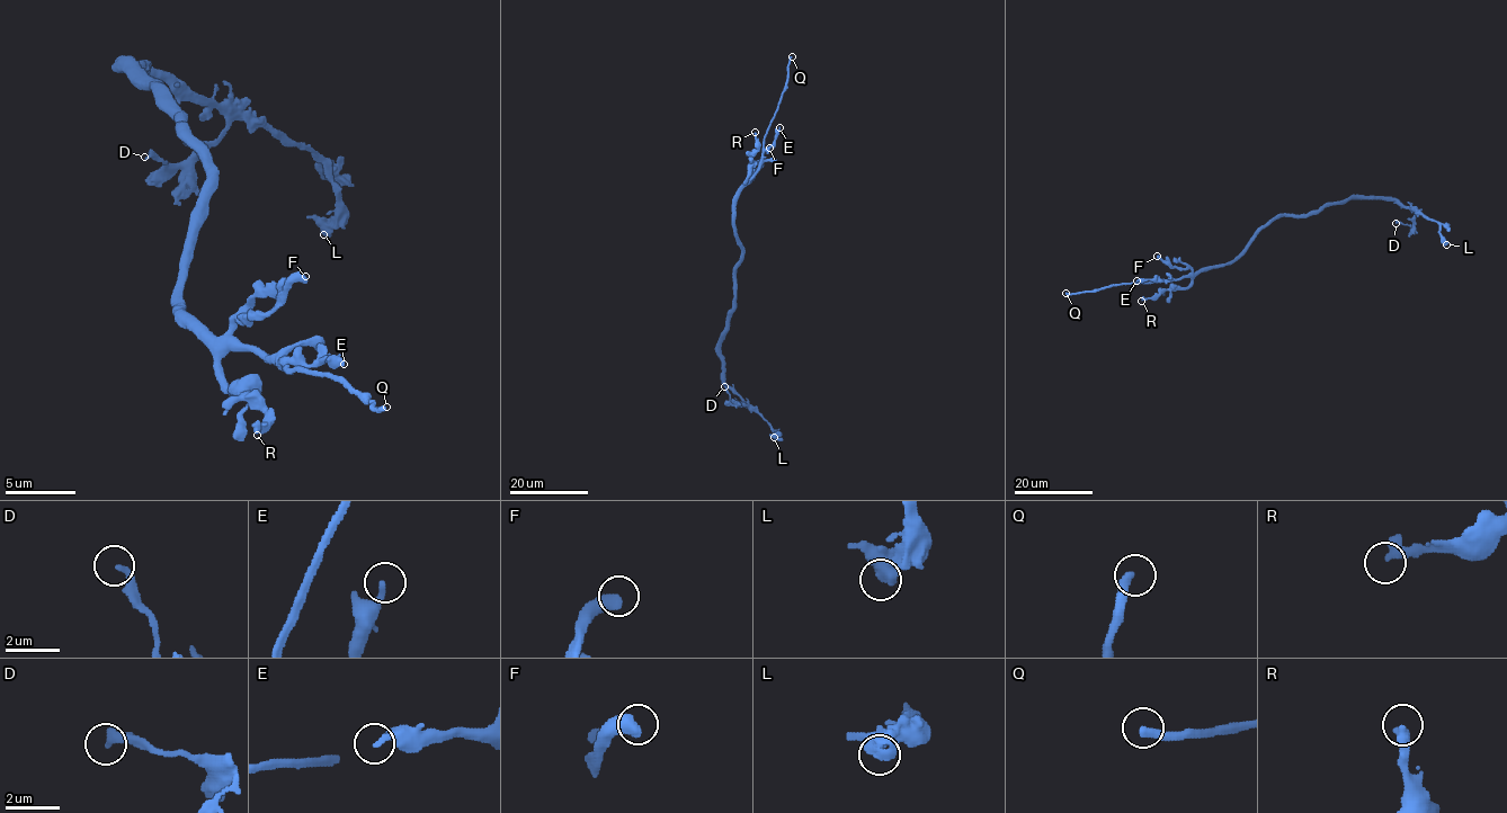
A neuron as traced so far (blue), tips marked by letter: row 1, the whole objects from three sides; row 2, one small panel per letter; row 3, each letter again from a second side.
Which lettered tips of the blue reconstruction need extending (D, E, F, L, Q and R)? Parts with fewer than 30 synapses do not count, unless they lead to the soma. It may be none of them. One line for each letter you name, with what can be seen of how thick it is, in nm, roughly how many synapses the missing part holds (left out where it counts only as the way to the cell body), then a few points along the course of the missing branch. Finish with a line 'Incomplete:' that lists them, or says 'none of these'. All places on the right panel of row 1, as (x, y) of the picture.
Incomplete: none of these

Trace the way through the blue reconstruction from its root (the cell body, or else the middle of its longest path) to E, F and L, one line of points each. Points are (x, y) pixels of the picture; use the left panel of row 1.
E: (204, 168), (207, 216), (186, 259), (183, 307), (207, 332), (232, 336), (264, 357), (299, 364), (344, 364)
F: (204, 168), (207, 216), (186, 259), (183, 307), (221, 336), (235, 319), (267, 315), (281, 294), (305, 276)
L: (204, 168), (179, 118), (130, 65), (235, 101), (309, 146), (337, 199), (323, 234)

